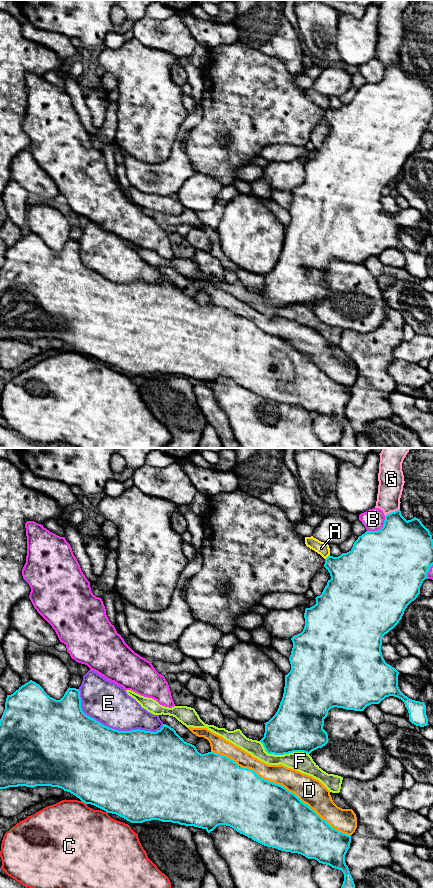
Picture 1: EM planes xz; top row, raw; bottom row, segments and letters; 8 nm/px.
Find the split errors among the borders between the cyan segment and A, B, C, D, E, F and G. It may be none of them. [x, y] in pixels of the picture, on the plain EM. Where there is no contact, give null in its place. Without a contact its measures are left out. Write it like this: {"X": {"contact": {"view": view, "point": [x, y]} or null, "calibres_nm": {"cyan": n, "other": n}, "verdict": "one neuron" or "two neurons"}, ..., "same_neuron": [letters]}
{"A": {"contact": {"view": "xz", "point": [327, 109]}, "calibres_nm": {"cyan": 360, "other": 100}, "verdict": "two neurons"}, "B": {"contact": {"view": "xz", "point": [380, 81]}, "calibres_nm": {"cyan": 500, "other": 180}, "verdict": "two neurons"}, "C": {"contact": {"view": "xz", "point": [84, 354]}, "calibres_nm": {"cyan": 480, "other": 480}, "verdict": "two neurons"}, "D": {"contact": {"view": "xz", "point": [294, 346]}, "calibres_nm": {"cyan": 480, "other": 220}, "verdict": "two neurons"}, "E": {"contact": {"view": "xz", "point": [111, 280]}, "calibres_nm": {"cyan": 500, "other": 340}, "verdict": "two neurons"}, "F": {"contact": {"view": "xz", "point": [282, 306]}, "calibres_nm": {"cyan": 400, "other": 160}, "verdict": "two neurons"}, "G": {"contact": {"view": "xz", "point": [392, 64]}, "calibres_nm": {"cyan": 380, "other": 200}, "verdict": "two neurons"}, "same_neuron": []}

